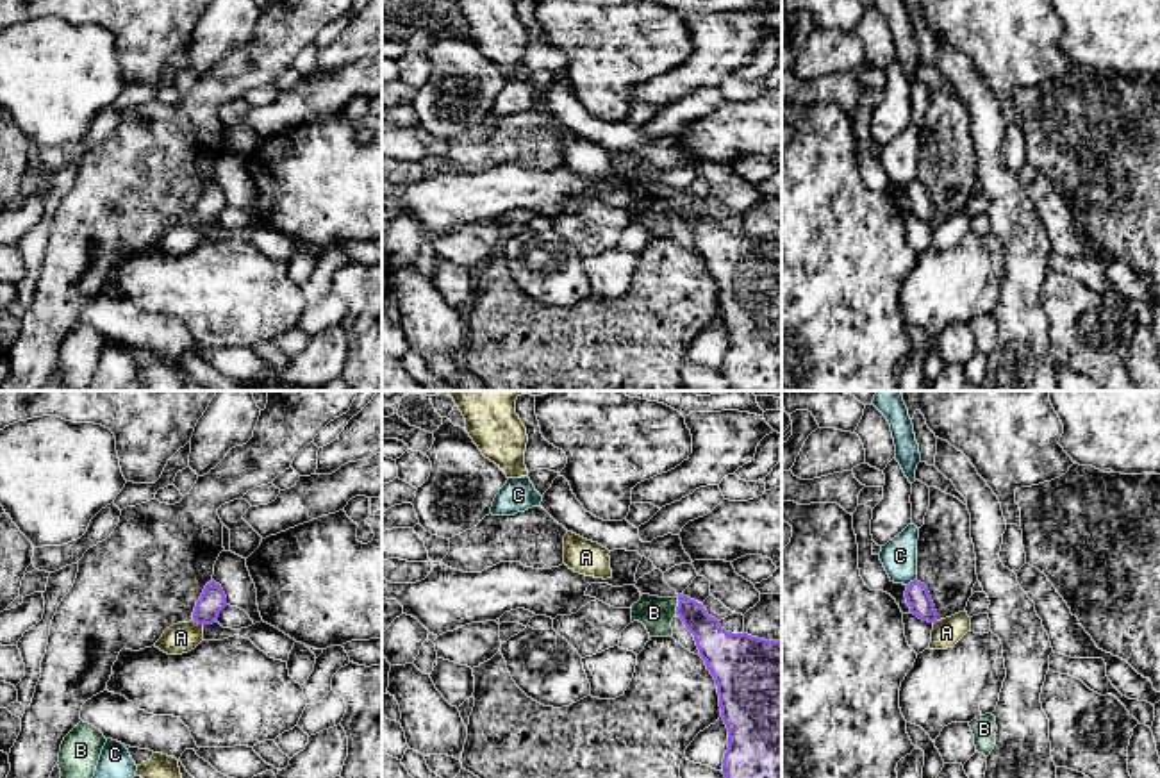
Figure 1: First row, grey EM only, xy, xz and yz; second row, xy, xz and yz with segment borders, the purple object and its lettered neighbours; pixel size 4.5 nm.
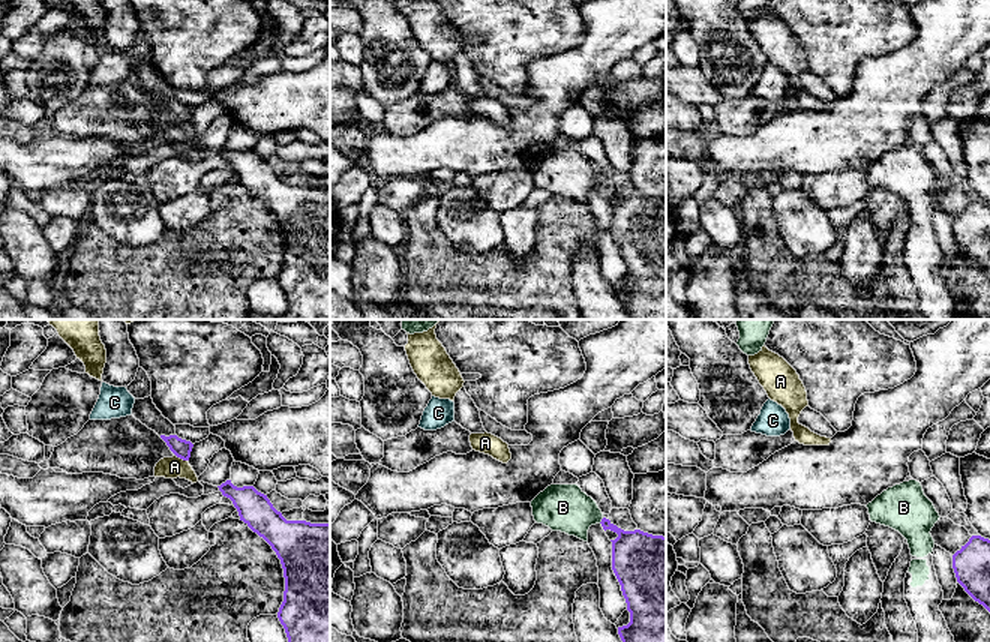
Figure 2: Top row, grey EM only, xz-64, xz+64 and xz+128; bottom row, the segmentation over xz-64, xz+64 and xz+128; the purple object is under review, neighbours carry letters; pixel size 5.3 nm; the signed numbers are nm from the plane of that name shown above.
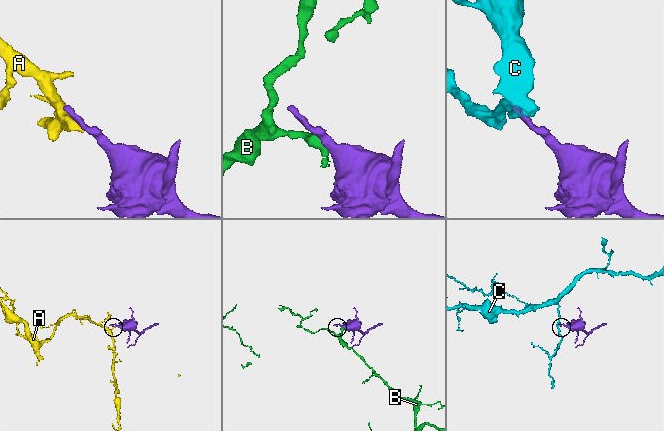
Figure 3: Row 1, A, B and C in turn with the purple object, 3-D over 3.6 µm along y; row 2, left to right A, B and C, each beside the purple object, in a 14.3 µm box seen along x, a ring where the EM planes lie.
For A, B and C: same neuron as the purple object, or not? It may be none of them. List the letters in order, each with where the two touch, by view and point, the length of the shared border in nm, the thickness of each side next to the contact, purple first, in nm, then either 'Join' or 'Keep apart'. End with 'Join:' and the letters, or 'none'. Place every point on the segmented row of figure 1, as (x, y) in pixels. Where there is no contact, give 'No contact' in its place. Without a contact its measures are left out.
A: Touches purple at xy (198, 623). Shared border 60 nm. Thickness 120 nm (purple) against 140 nm. Keep apart
B: Touches purple at xz (677, 607). Shared border 100 nm. Thickness 160 nm (purple) against 150 nm. Keep apart
C: Touches purple at yz (911, 582). Shared border 60 nm. Thickness 110 nm (purple) against 160 nm. Keep apart
Join: none

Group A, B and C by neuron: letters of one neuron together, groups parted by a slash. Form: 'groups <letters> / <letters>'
groups A / B / C

